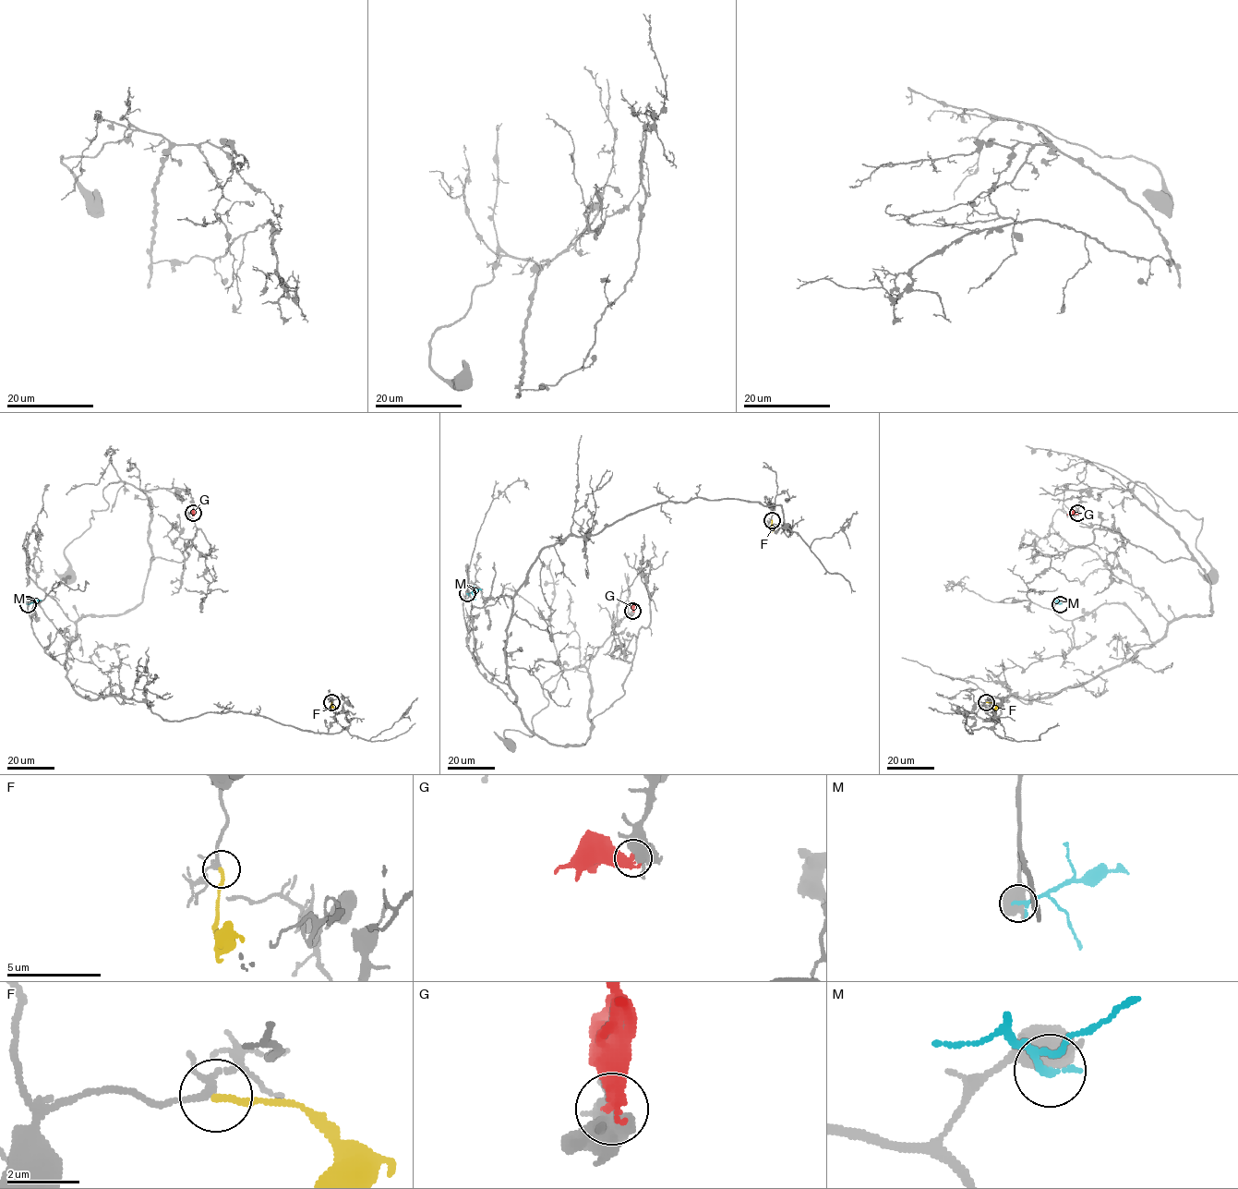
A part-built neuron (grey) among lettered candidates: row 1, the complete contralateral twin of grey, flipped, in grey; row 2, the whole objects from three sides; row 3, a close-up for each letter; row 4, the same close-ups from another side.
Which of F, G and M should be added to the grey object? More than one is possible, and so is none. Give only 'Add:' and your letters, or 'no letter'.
Add: F

